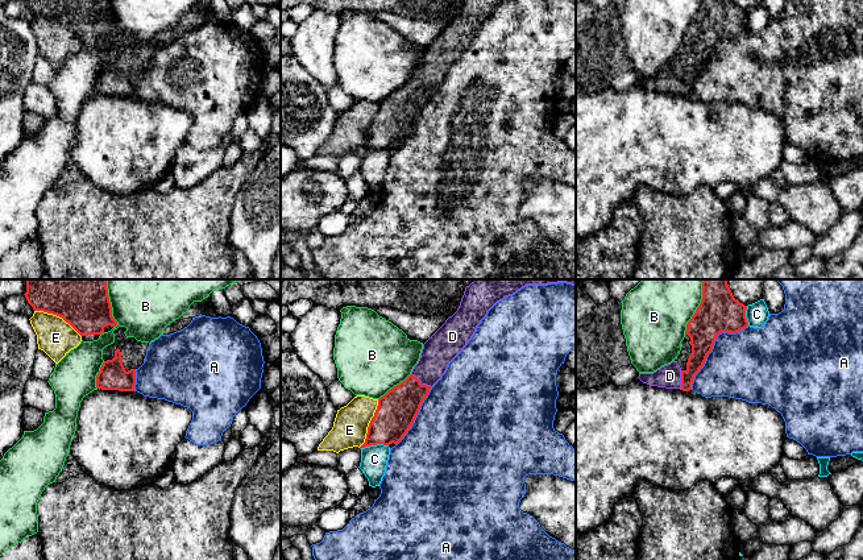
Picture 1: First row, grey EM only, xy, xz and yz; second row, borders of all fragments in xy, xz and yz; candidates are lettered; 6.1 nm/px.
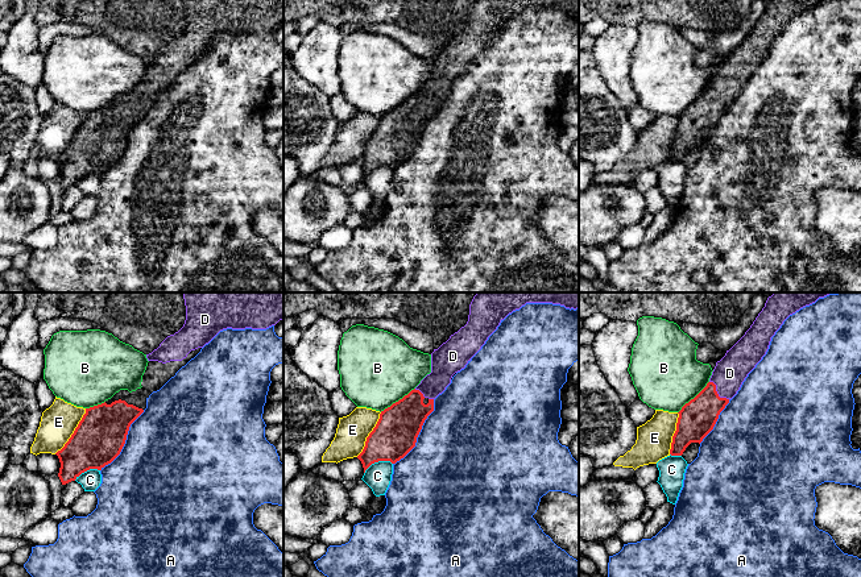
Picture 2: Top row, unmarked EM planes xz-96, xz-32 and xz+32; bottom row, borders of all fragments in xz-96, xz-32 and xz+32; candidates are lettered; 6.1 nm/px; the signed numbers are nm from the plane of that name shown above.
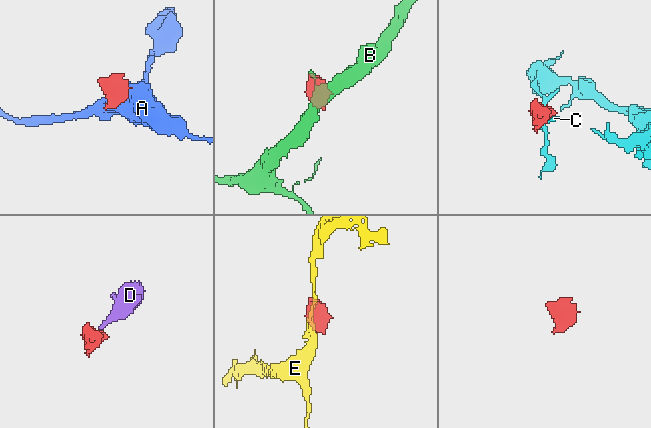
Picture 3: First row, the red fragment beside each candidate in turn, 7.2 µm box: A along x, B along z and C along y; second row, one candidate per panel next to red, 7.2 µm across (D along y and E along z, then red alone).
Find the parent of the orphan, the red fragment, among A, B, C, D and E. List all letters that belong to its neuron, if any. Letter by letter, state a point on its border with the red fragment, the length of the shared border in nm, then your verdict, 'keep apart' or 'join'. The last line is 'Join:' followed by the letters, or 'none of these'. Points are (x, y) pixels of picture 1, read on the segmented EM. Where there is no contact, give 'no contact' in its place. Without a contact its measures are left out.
A: contact yz (712, 347); length 550 nm; keep apart
B: contact yz (697, 307); length 360 nm; keep apart
C: contact xz (373, 444); length 180 nm; keep apart
D: contact xz (420, 384); length 150 nm; join
E: contact xz (369, 423); length 320 nm; keep apart
Join: D

